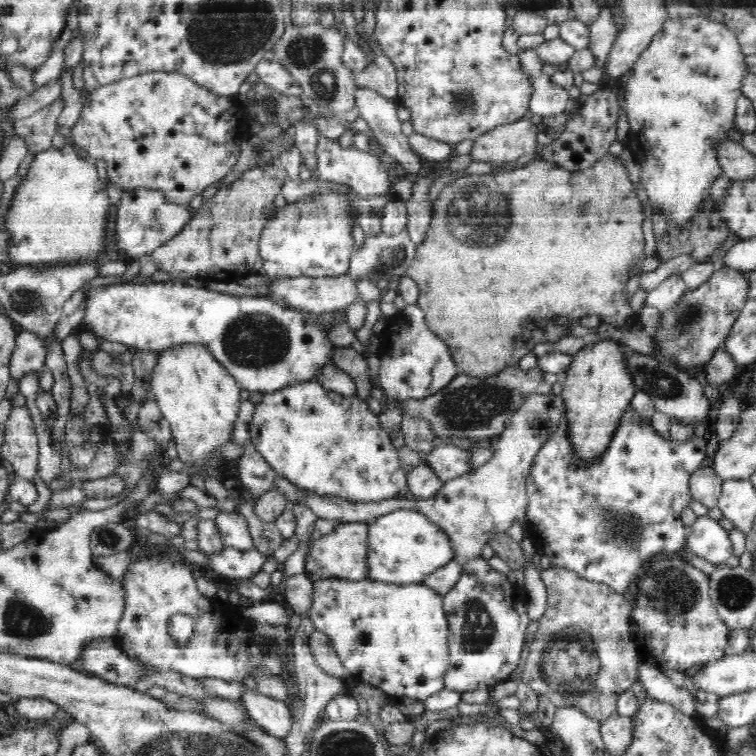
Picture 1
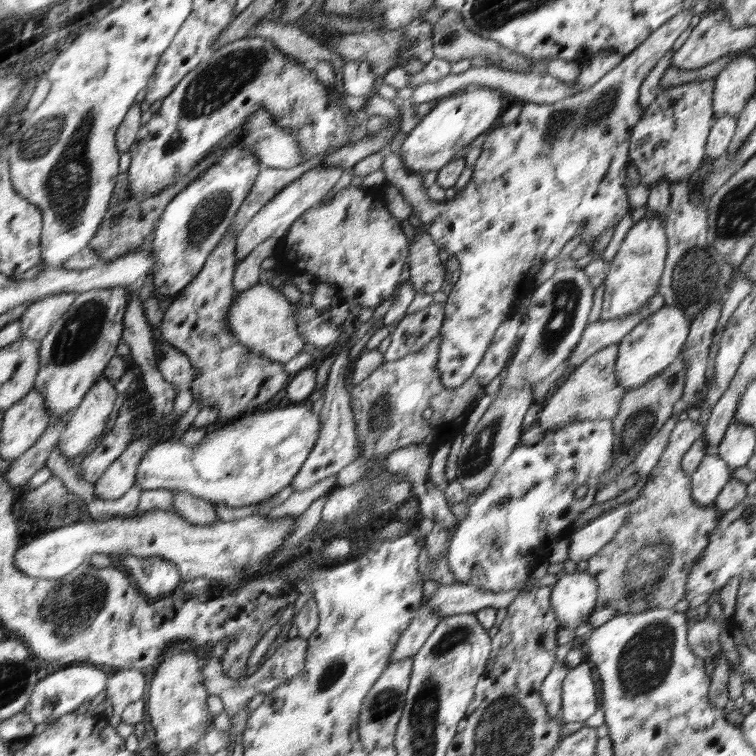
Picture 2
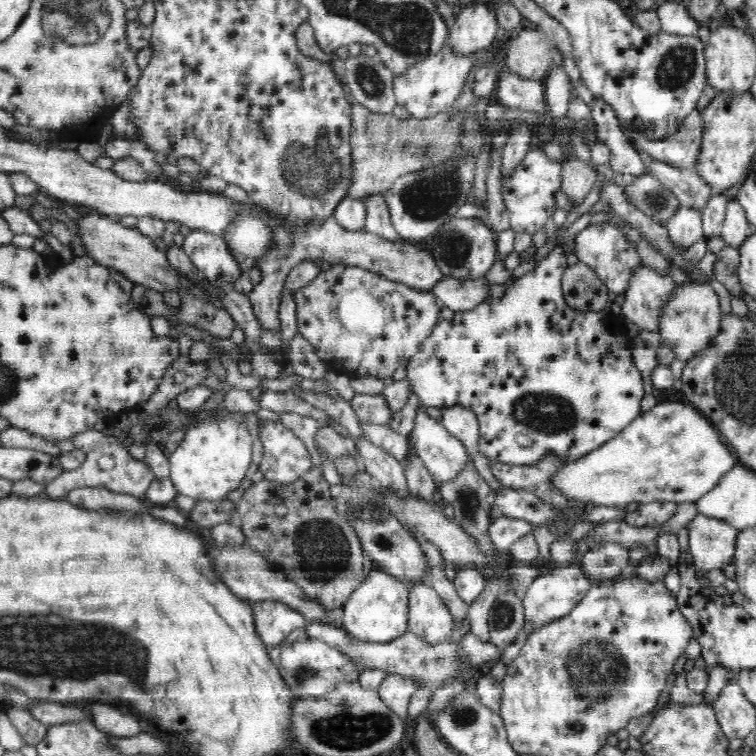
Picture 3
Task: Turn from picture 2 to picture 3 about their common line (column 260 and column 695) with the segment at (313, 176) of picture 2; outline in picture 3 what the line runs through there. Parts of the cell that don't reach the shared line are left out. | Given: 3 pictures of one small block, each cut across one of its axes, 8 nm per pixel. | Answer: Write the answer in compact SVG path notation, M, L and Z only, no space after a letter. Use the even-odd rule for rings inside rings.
M680 205L680 208L668 219L665 228L668 230L671 242L685 249L705 238L701 212L694 208Z

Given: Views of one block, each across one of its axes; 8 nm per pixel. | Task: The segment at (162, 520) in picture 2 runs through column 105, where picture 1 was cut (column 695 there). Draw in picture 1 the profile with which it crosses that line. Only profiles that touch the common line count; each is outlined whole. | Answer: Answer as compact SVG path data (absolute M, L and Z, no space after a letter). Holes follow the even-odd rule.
M708 515L697 517L688 527L686 547L717 567L725 566L728 558L734 556L730 534Z

